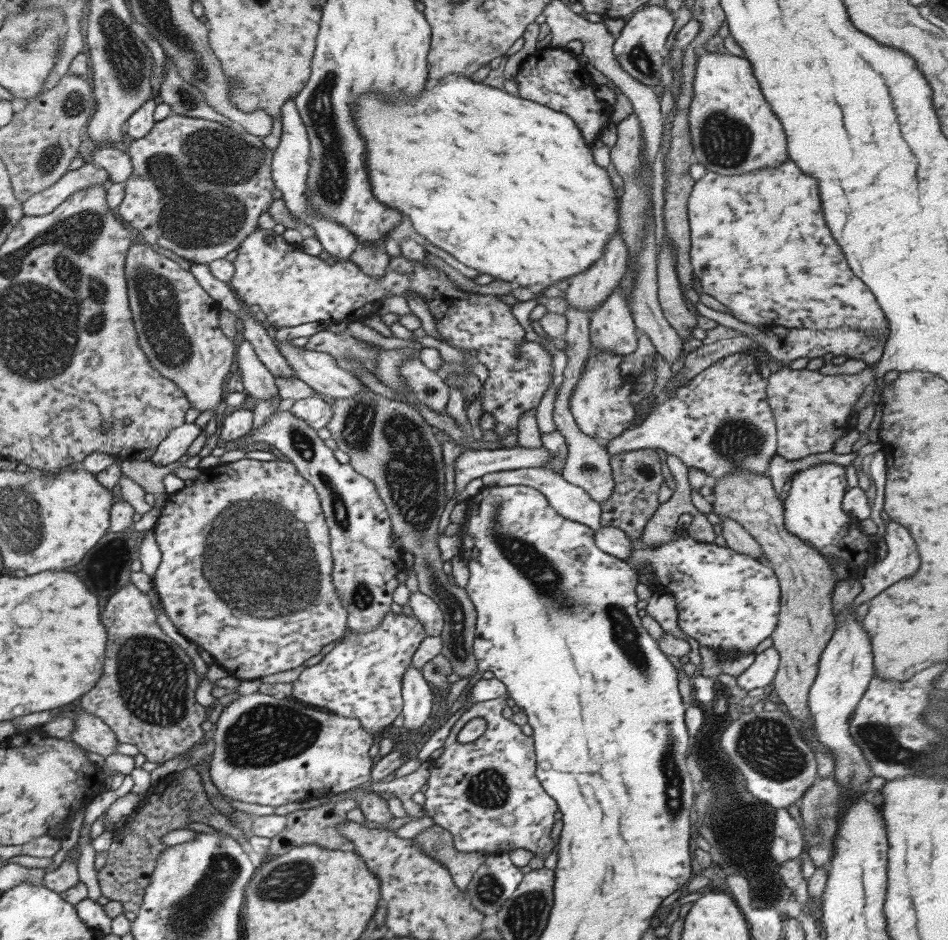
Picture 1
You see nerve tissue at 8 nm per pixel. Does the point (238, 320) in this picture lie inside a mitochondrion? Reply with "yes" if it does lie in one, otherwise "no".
no

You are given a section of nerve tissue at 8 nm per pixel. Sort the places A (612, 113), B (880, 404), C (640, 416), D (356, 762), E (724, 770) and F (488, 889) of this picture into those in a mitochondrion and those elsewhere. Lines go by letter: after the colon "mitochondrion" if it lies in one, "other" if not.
A: other
B: other
C: other
D: other
E: mitochondrion
F: mitochondrion

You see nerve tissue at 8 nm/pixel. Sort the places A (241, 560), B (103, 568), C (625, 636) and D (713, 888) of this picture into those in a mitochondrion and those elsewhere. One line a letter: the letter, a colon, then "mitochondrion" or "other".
A: mitochondrion
B: mitochondrion
C: mitochondrion
D: other

